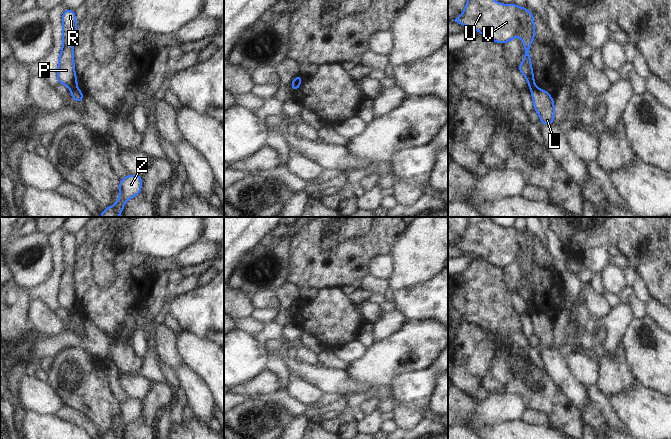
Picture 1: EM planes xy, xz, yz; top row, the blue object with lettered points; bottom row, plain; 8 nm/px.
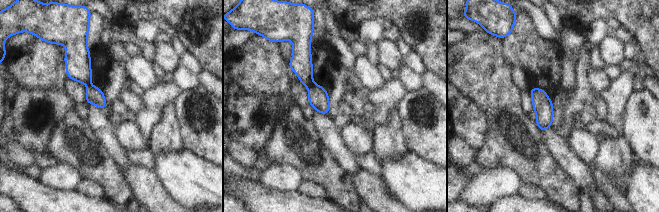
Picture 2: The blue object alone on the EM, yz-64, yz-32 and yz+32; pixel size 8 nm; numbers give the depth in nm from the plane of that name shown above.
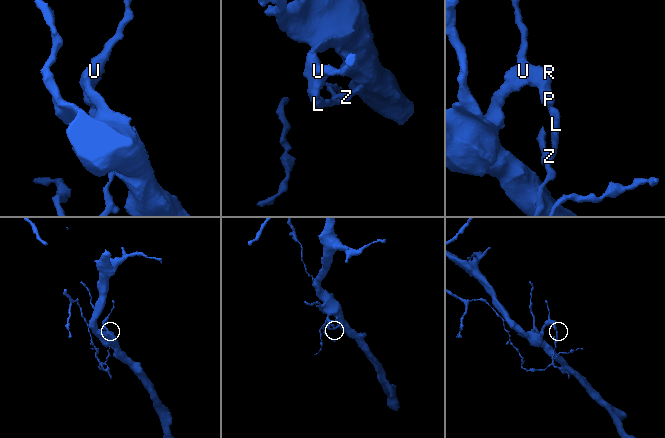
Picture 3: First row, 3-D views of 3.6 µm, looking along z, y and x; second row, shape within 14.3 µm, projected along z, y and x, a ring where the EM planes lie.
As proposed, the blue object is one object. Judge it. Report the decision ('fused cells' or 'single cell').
fused cells

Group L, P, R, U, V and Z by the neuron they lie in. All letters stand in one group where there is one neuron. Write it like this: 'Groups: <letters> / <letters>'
Groups: L Z / P R U V

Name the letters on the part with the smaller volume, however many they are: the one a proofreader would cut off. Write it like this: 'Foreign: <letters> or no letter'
Foreign: L, Z

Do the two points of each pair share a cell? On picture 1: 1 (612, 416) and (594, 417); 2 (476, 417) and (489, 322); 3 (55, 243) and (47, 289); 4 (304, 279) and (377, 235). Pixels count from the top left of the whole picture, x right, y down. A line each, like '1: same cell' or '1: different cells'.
1: different cells
2: different cells
3: same cell
4: same cell

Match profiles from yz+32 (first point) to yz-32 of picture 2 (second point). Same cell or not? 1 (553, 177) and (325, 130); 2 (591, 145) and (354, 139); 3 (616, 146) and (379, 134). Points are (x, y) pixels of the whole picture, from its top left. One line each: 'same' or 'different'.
1: same
2: same
3: same

